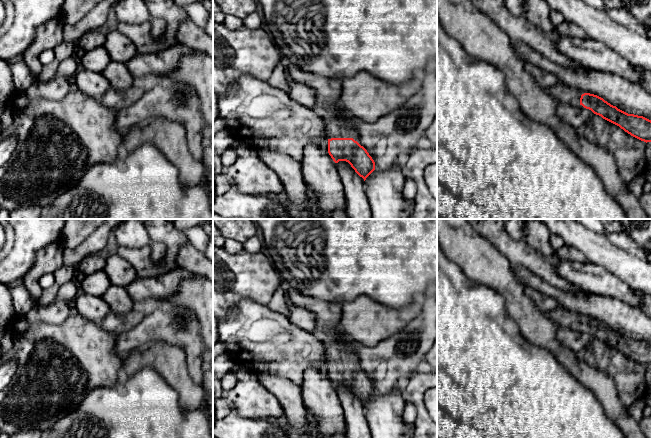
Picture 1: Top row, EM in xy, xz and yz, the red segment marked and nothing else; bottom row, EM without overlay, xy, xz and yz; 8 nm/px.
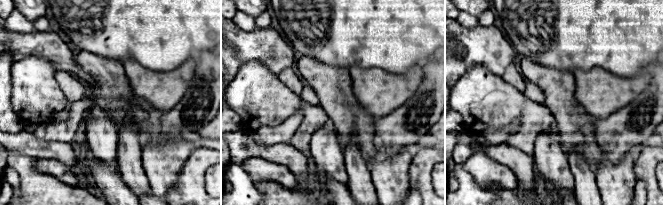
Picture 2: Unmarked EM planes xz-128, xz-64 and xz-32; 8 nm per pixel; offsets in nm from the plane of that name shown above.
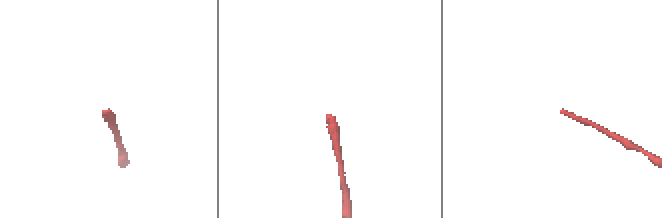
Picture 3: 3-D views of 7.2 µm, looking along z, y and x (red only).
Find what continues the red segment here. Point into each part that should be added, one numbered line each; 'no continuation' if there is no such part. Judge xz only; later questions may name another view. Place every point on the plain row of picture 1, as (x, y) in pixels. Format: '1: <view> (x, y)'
1: xz (328, 314)

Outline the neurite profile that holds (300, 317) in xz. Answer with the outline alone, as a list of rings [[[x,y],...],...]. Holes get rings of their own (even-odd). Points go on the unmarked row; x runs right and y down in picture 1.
[[[286,296],[285,302],[288,307],[287,318],[289,321],[304,331],[316,334],[317,320],[315,314],[303,307],[295,305],[288,296]]]

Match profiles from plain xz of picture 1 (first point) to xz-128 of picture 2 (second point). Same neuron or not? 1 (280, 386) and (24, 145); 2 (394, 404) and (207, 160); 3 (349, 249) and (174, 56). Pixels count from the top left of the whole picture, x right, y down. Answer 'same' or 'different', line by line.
1: same
2: different
3: same

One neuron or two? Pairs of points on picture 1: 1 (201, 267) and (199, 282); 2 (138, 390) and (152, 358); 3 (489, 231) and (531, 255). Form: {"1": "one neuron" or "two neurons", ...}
{"1": "two neurons", "2": "two neurons", "3": "one neuron"}

